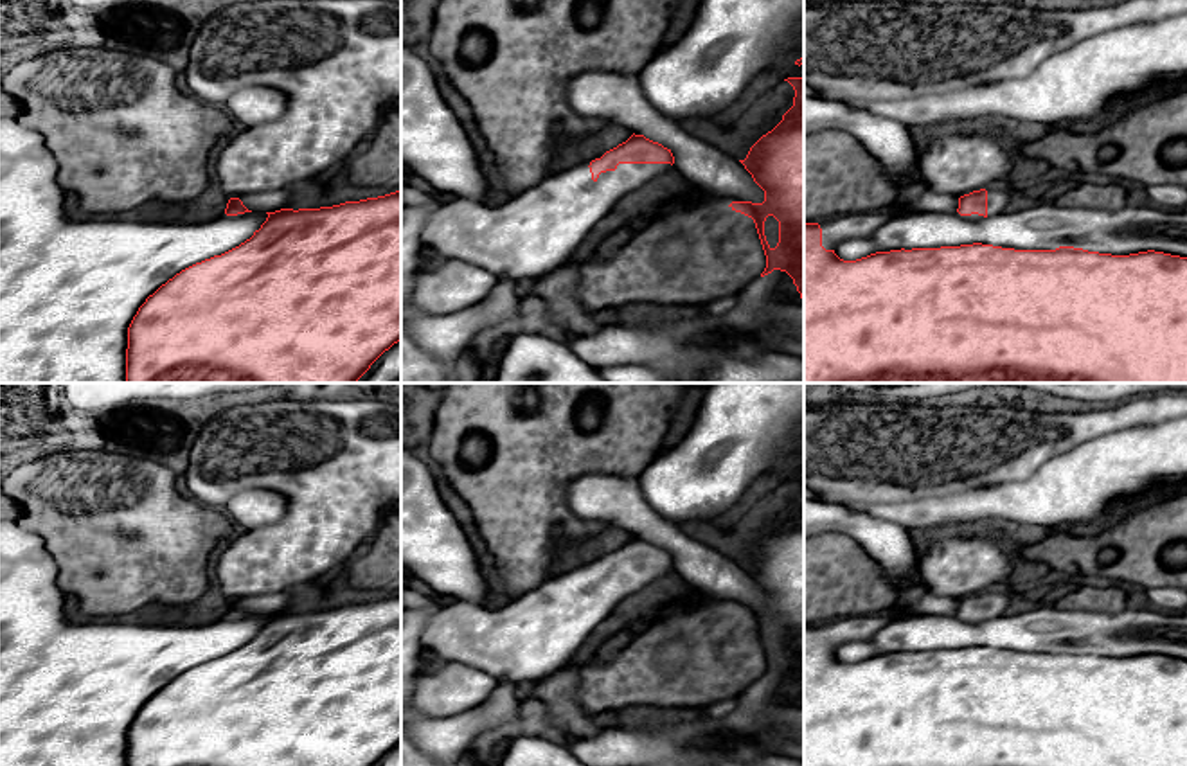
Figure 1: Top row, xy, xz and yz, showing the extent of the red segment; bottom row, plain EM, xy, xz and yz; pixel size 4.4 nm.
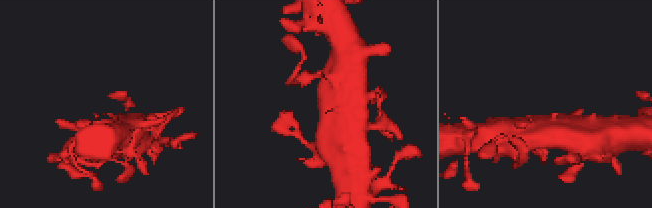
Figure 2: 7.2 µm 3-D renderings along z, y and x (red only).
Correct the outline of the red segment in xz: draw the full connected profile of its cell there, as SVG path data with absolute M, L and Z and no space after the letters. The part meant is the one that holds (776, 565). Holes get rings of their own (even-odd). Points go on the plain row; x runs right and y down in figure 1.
M788 480L784 484L795 493L793 509L772 534L750 550L746 561L739 563L754 584L764 593L764 604L732 604L728 610L752 620L755 626L766 658L766 671L761 680L773 672L786 674L804 703L804 480ZM768 619L779 624L779 646L775 651L768 647L764 638L764 624Z

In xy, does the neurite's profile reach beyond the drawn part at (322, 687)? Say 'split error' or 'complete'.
complete

